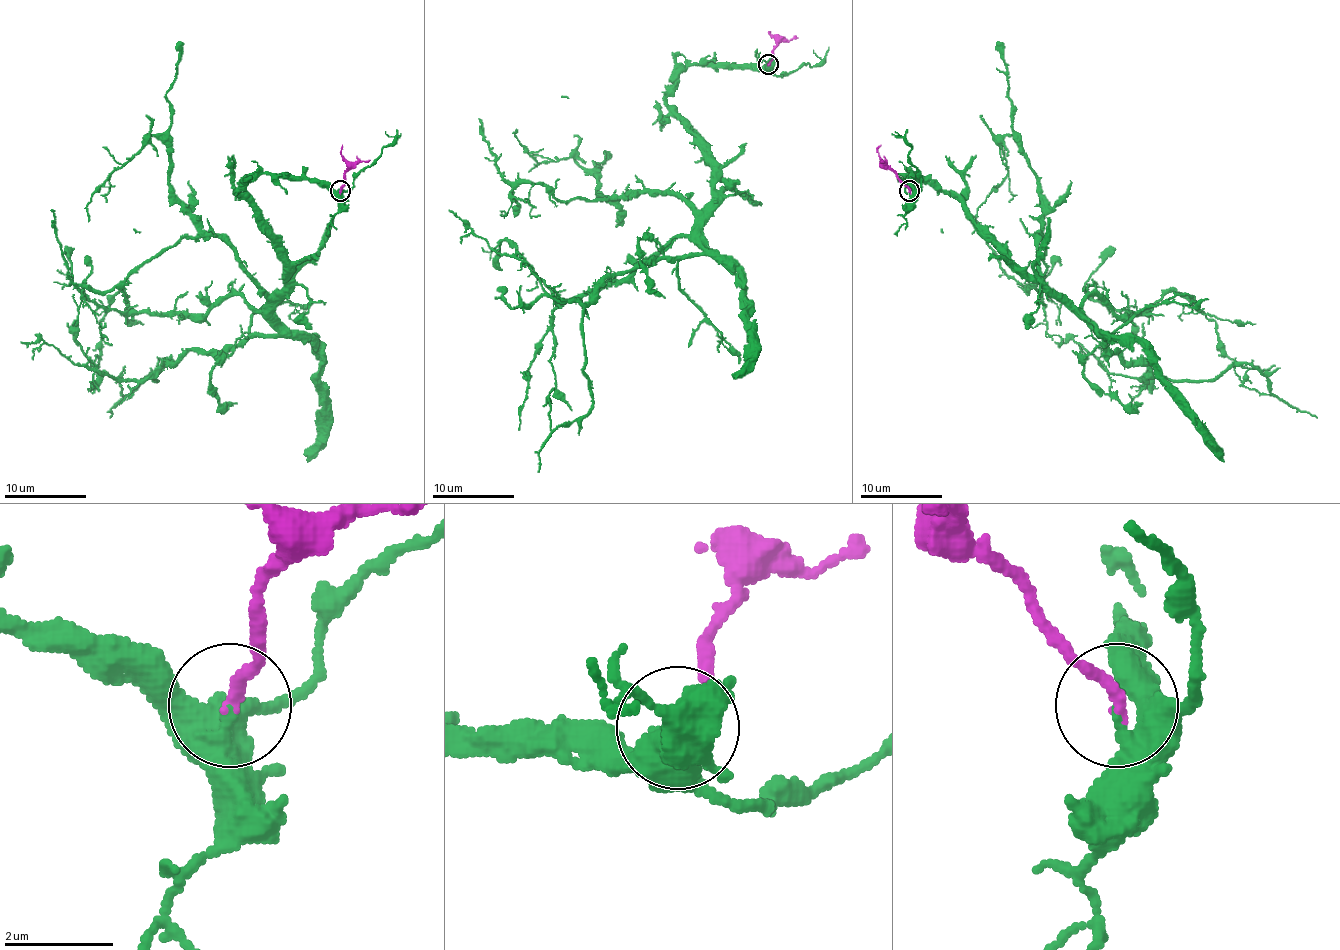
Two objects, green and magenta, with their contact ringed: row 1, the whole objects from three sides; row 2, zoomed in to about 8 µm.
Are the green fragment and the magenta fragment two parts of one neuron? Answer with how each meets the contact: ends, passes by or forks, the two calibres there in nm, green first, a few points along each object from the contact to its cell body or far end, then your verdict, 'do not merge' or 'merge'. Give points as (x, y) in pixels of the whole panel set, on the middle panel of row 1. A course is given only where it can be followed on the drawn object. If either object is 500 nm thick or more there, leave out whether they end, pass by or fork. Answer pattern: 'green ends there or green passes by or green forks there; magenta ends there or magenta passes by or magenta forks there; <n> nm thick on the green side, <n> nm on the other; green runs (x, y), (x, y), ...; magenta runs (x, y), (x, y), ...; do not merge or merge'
green ends there; magenta ends there; 320 nm thick on the green side, 240 nm on the other; green runs (769, 64), (678, 76), (703, 250), (605, 281), (592, 408), (554, 428), (554, 387); magenta runs (769, 64), (775, 39), (771, 35); merge

